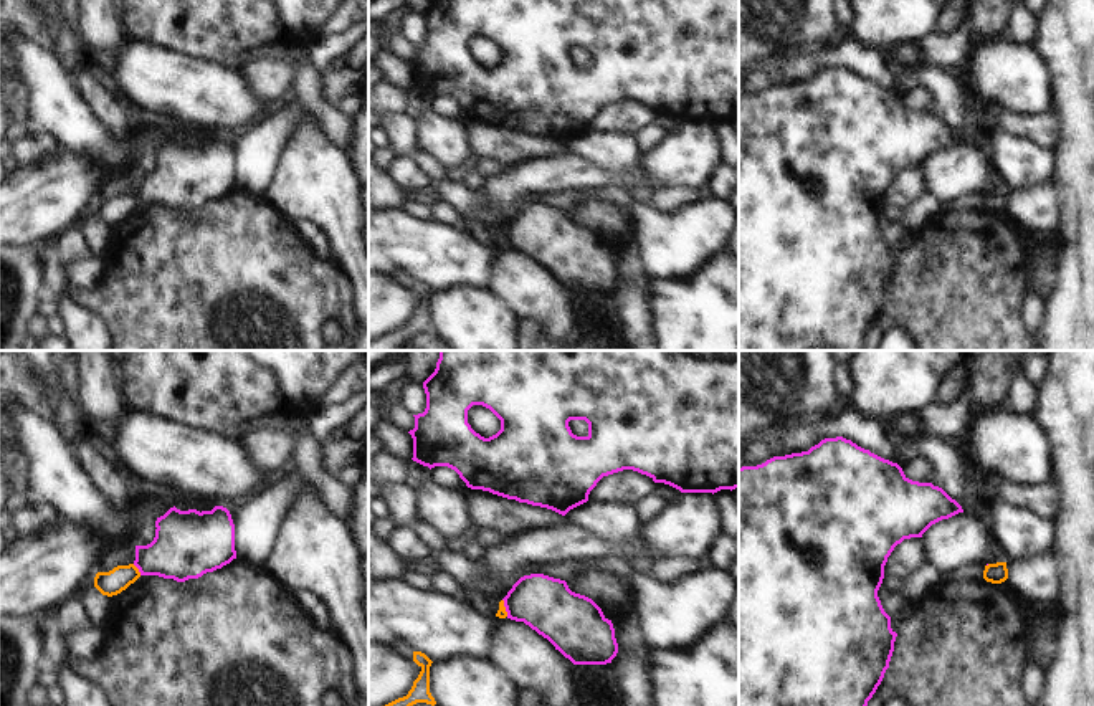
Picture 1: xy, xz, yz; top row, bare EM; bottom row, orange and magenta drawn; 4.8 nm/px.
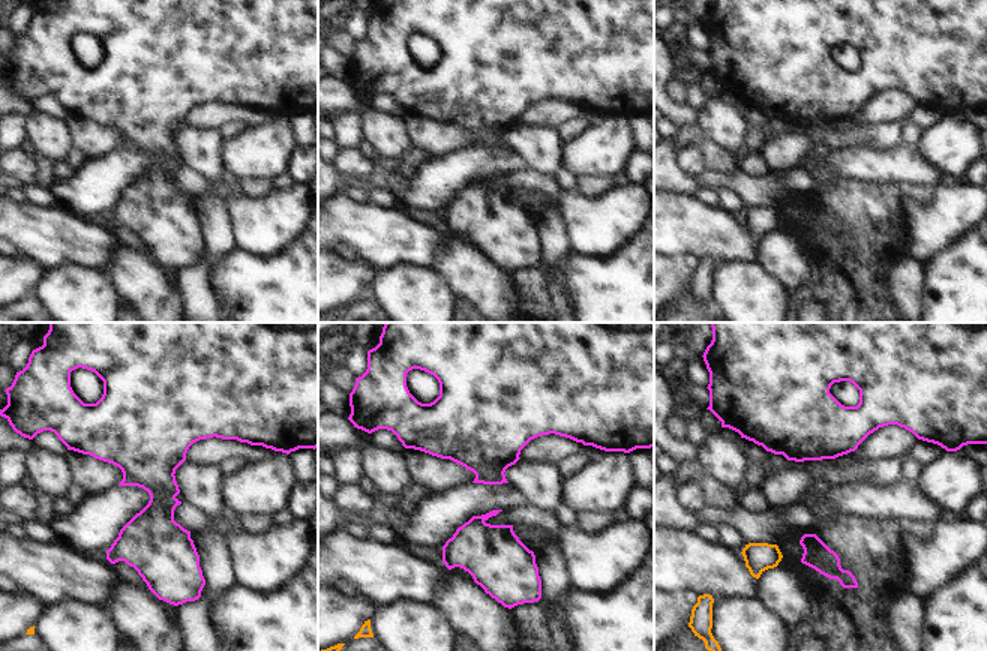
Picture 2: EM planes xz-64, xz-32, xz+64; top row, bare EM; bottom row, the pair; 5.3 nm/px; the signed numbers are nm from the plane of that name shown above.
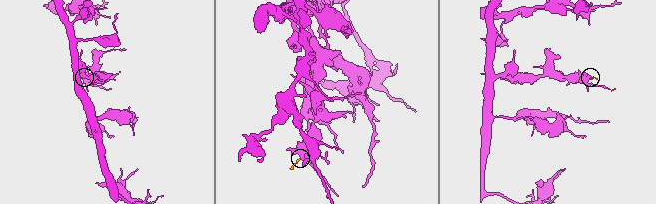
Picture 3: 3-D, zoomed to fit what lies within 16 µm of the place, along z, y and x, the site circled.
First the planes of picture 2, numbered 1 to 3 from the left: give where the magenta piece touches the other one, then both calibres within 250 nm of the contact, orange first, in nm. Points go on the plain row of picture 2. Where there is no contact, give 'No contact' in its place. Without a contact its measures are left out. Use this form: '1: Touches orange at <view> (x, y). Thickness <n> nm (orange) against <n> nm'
1: No contact
2: No contact
3: No contact.

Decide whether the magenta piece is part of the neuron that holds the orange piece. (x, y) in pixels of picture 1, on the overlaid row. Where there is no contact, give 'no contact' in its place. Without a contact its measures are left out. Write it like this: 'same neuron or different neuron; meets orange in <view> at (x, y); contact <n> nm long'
different neuron; meets orange in xy at (137, 569); contact 70 nm long

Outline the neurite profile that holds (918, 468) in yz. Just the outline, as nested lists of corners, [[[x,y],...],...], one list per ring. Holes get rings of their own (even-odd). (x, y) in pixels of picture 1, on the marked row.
[[[922,455],[906,460],[901,468],[906,478],[919,483],[929,483],[934,471],[932,463]]]

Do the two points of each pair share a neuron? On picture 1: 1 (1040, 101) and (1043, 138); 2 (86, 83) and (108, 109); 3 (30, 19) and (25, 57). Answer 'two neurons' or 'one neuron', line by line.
1: two neurons
2: one neuron
3: two neurons

